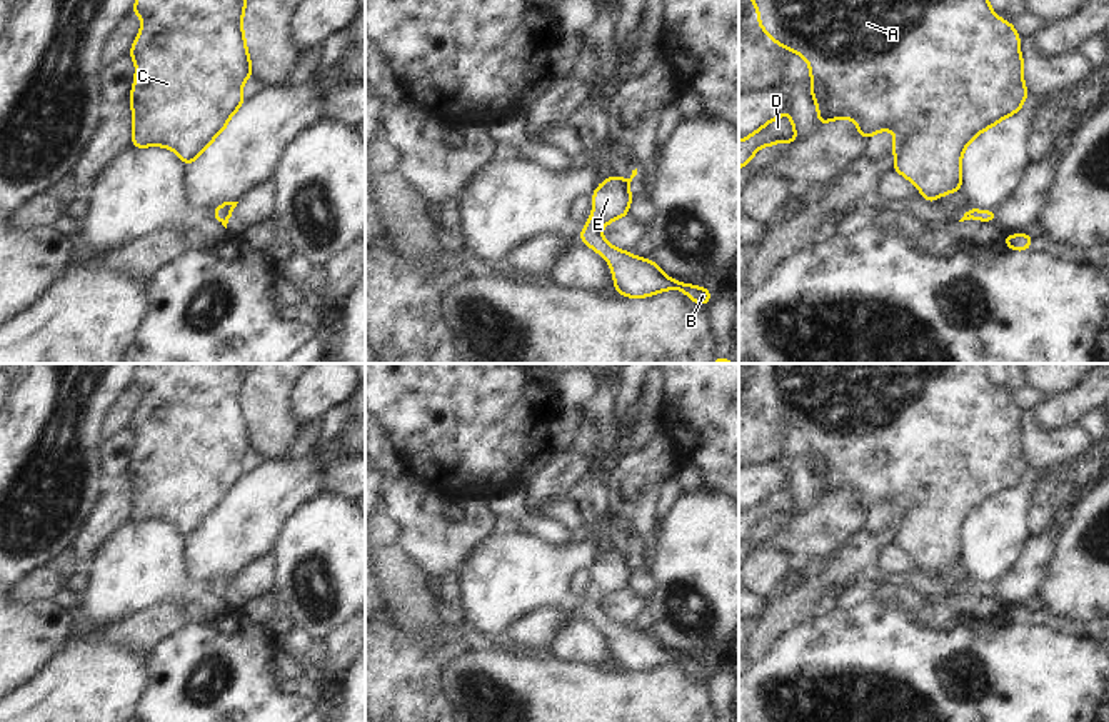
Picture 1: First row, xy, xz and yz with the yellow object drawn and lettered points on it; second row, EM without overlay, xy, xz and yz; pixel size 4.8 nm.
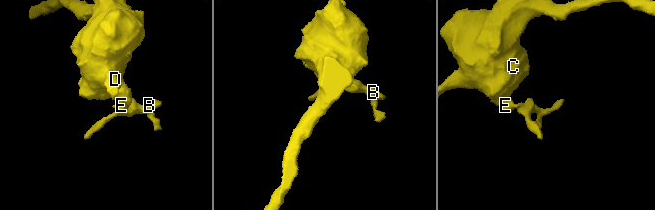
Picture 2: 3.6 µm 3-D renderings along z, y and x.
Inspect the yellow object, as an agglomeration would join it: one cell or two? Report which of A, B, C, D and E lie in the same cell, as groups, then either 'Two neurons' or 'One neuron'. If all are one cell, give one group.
Groups: A B C D E. One neuron.

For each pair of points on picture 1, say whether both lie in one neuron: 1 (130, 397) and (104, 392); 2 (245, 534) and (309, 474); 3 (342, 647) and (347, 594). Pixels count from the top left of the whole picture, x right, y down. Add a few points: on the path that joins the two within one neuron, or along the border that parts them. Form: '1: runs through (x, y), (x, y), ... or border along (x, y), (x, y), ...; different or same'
1: border along (129, 387), (107, 414), (102, 431); different
2: runs through (260, 519), (294, 486); same
3: border along (347, 624), (341, 626), (326, 641); different

